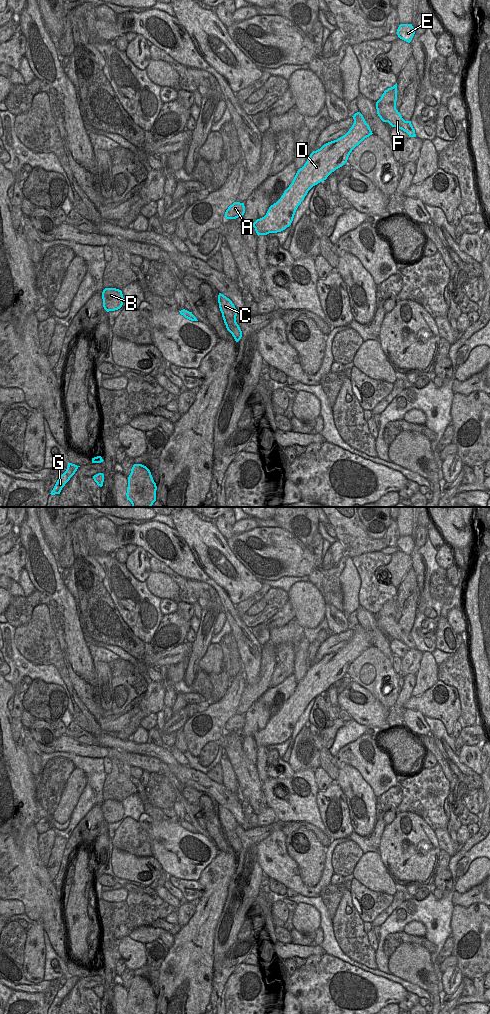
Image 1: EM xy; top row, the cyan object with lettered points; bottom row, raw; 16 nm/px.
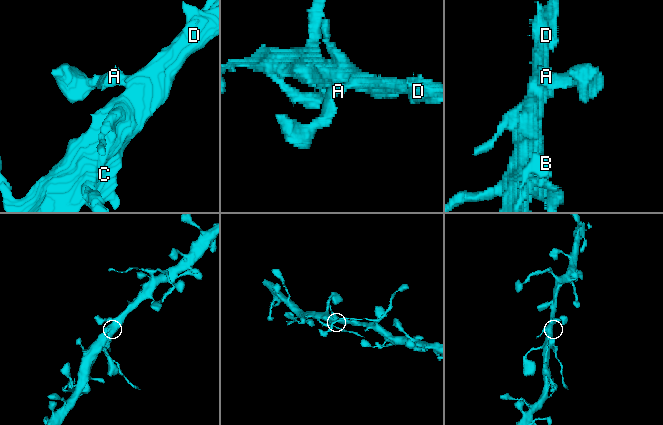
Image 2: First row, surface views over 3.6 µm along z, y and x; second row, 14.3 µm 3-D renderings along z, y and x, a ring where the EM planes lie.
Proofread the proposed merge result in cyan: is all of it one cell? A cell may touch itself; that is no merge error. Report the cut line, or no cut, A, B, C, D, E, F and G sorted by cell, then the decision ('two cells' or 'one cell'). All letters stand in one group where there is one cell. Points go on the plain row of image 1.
cut none; groups A B C D E F G; one cell

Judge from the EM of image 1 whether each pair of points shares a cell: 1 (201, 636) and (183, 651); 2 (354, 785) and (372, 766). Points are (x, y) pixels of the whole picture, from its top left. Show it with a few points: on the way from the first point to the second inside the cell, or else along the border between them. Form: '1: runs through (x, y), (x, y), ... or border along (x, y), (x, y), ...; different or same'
1: border along (192, 643), (192, 649), (188, 655); different
2: border along (340, 768), (345, 765), (353, 766), (376, 796); different

